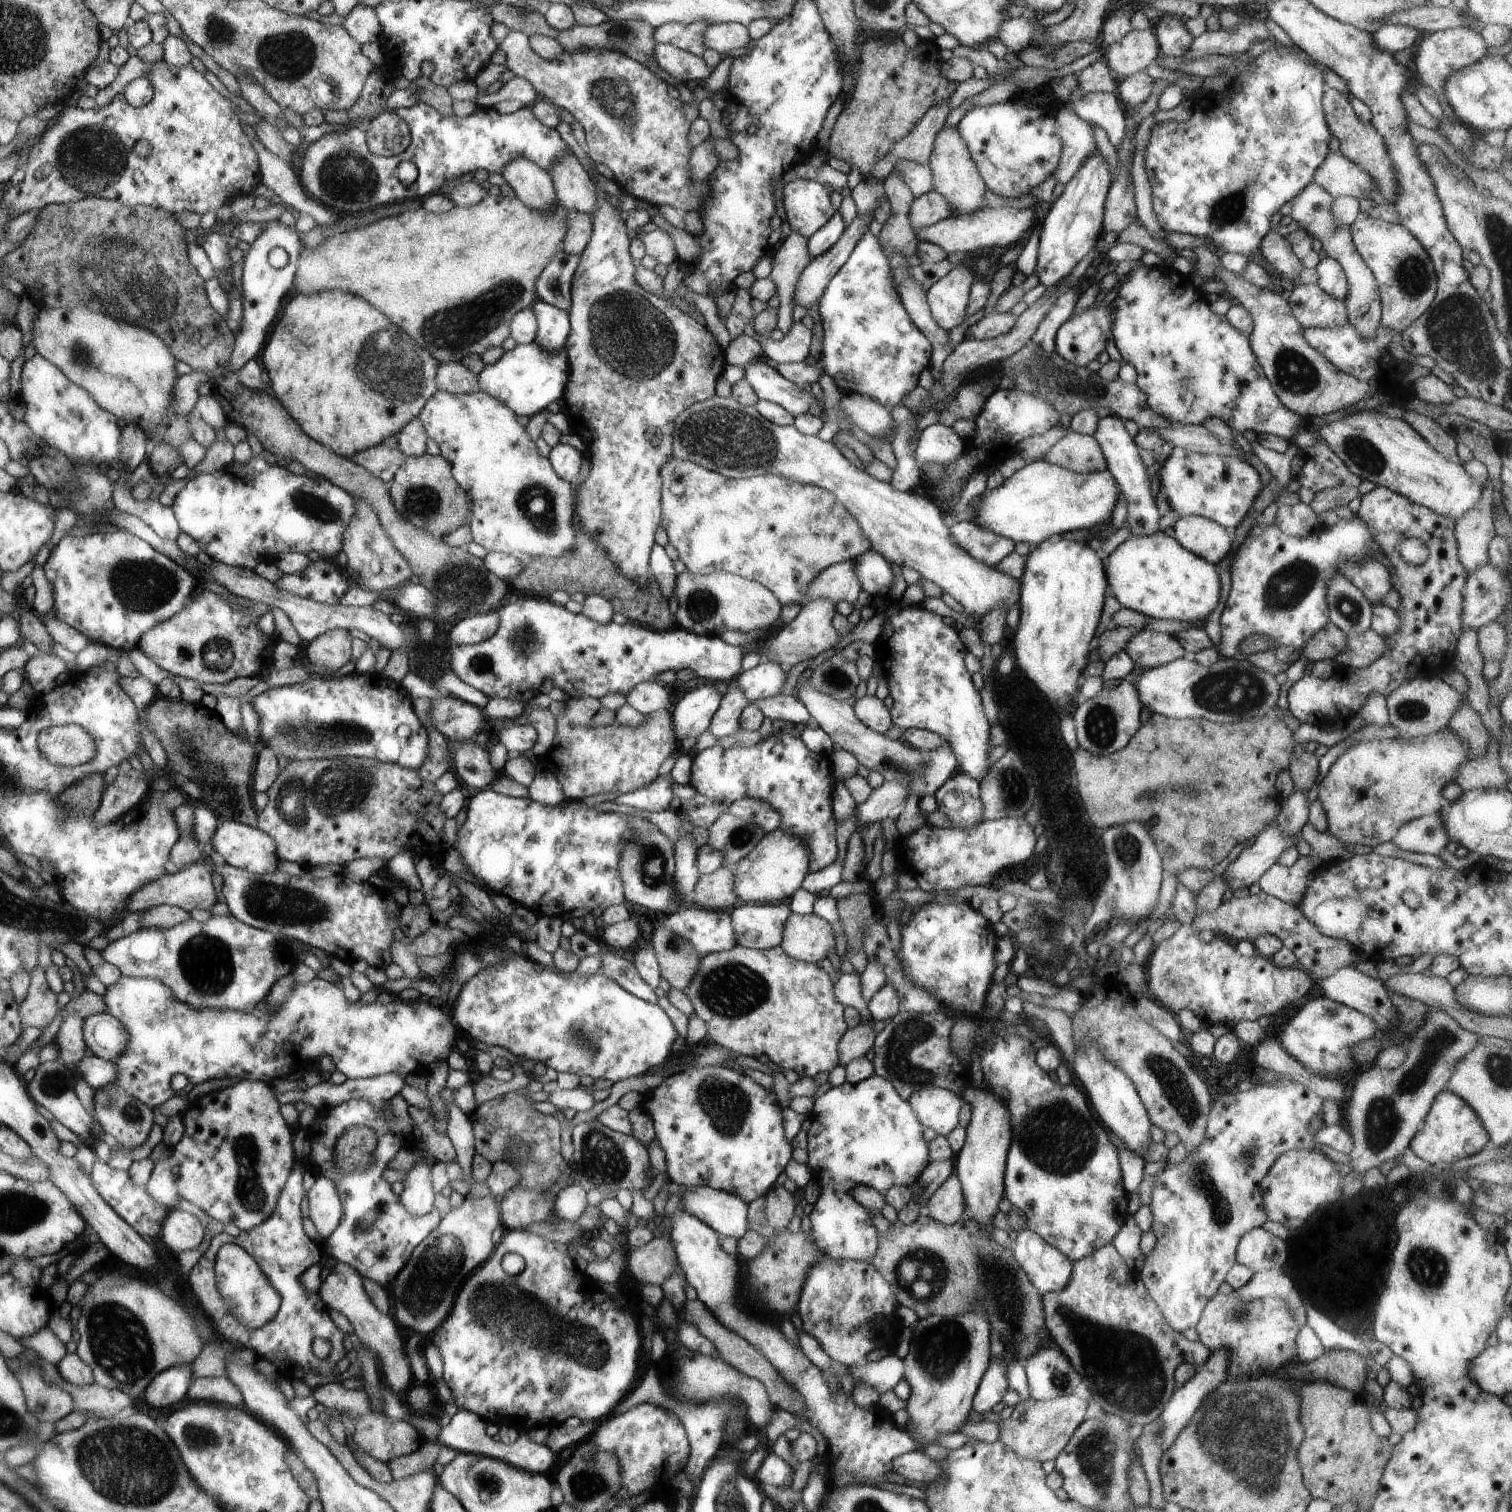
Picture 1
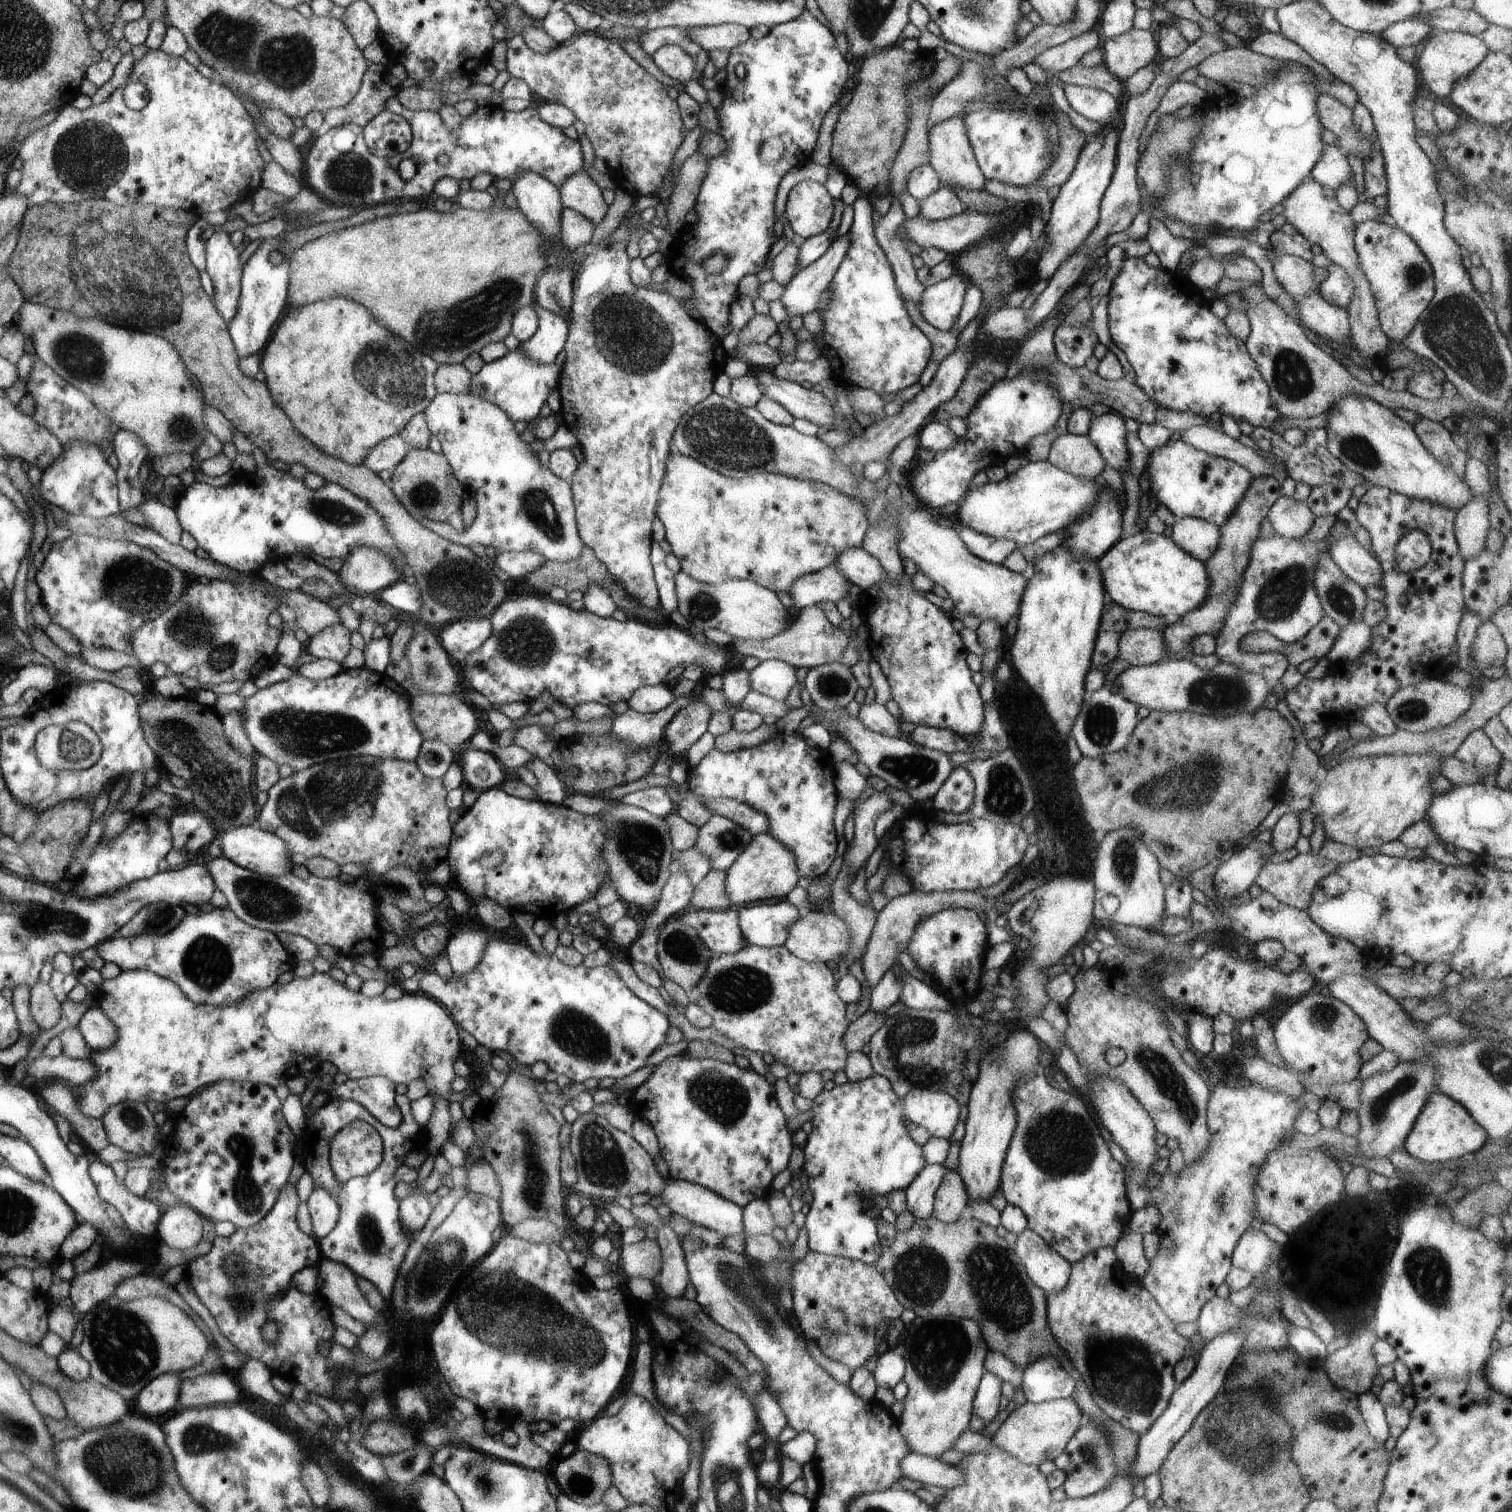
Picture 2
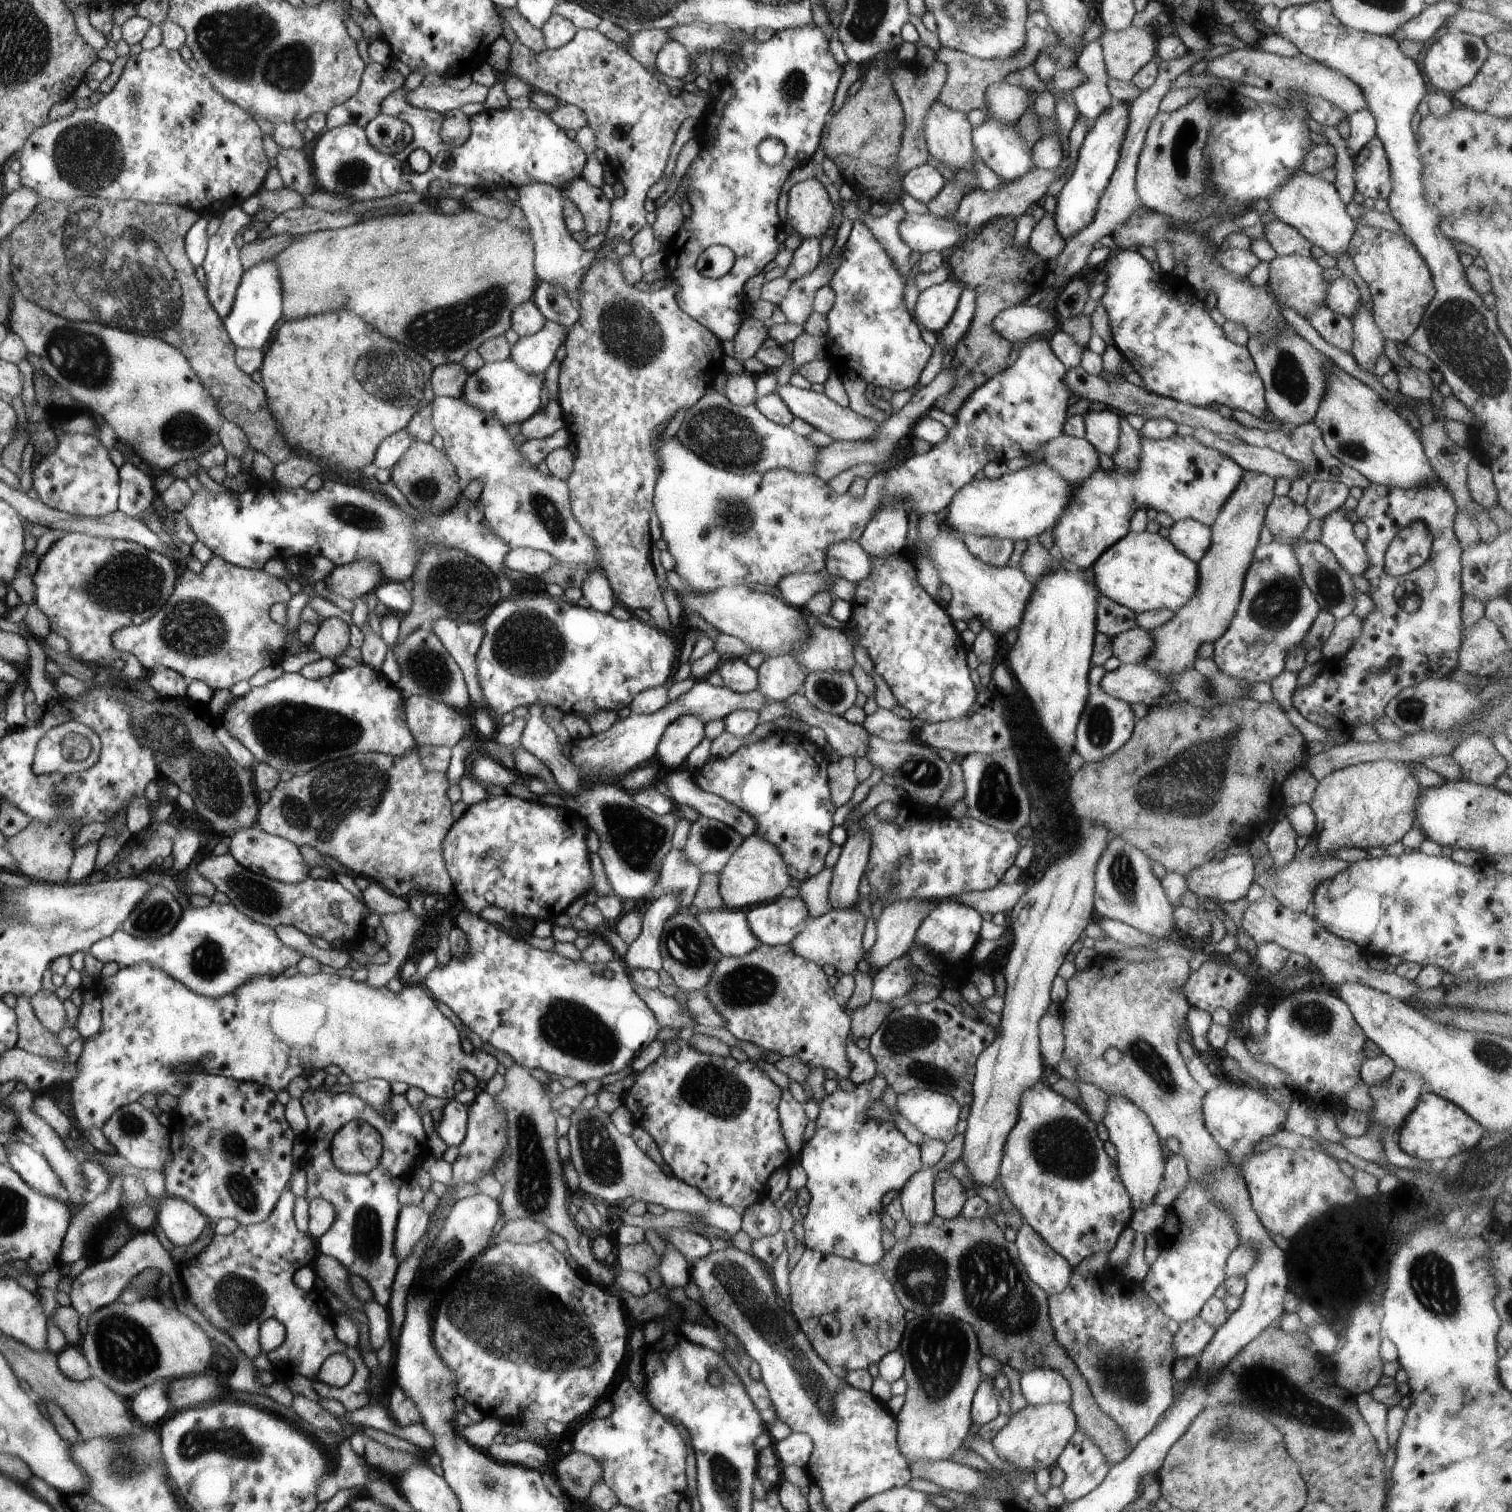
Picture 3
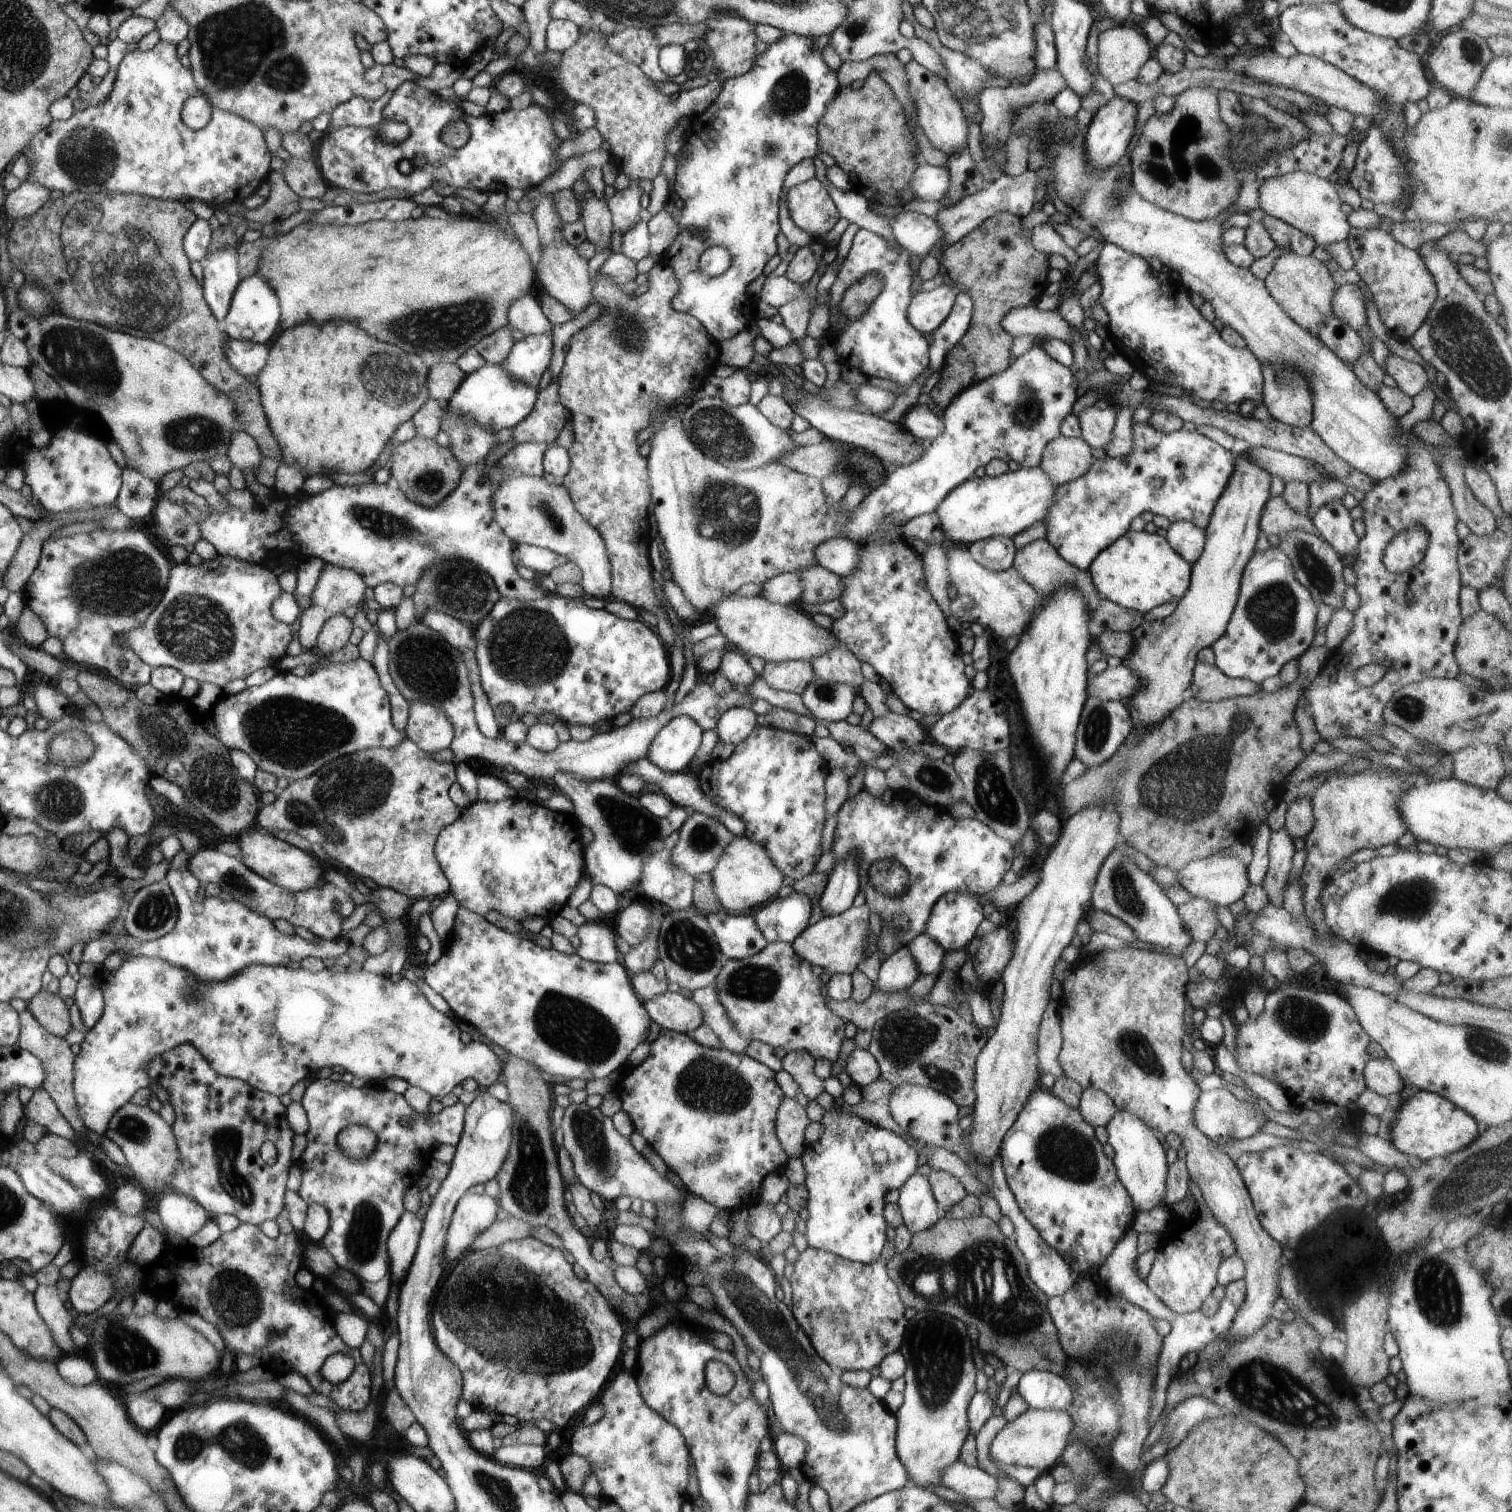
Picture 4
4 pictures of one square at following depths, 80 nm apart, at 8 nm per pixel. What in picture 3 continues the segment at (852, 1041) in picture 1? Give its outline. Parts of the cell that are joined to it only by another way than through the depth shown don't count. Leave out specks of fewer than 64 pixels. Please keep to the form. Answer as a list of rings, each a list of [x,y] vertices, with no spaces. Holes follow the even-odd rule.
[[[872,1000],[868,1006],[854,1010],[849,1015],[851,1019],[850,1037],[854,1044],[860,1038],[870,1039],[892,1010],[895,1010],[892,1002],[878,1002],[878,1000]]]

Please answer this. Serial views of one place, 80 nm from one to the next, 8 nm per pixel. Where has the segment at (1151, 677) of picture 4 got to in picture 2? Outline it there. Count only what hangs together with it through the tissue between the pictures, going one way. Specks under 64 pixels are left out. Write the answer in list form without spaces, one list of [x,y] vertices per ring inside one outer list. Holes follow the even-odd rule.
[[[1272,475],[1260,476],[1258,478],[1254,477],[1254,482],[1250,482],[1250,488],[1248,488],[1246,496],[1240,502],[1240,506],[1234,510],[1234,514],[1230,516],[1230,520],[1226,520],[1226,524],[1220,527],[1220,530],[1222,530],[1220,546],[1212,554],[1212,558],[1205,563],[1206,570],[1210,574],[1210,580],[1212,580],[1210,598],[1202,606],[1198,606],[1198,610],[1186,612],[1184,618],[1179,619],[1178,622],[1174,622],[1172,625],[1168,625],[1163,629],[1164,642],[1166,642],[1166,648],[1168,648],[1167,661],[1186,659],[1186,656],[1191,654],[1190,642],[1192,642],[1194,636],[1210,634],[1215,638],[1218,632],[1222,630],[1224,618],[1226,618],[1226,614],[1228,614],[1228,610],[1232,606],[1234,594],[1238,590],[1238,580],[1242,578],[1242,572],[1248,566],[1250,546],[1258,538],[1262,520],[1267,518],[1272,504],[1278,498],[1281,498],[1282,494],[1280,493],[1280,489],[1281,482],[1278,482]]]

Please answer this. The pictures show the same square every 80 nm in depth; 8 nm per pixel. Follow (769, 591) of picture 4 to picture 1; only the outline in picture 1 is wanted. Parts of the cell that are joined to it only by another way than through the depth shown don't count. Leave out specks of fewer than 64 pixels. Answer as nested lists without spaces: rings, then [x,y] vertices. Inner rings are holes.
[[[854,560],[838,563],[820,572],[820,576],[814,578],[812,584],[806,588],[806,596],[802,598],[802,605],[816,598],[828,598],[838,603],[840,601],[850,602],[852,606],[856,604],[862,584],[856,576]]]

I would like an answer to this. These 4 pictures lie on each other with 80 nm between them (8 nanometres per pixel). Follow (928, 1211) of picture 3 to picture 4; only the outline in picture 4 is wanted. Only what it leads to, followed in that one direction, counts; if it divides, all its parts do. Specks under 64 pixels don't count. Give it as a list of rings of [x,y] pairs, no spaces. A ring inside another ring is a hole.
[[[914,1173],[899,1188],[898,1206],[903,1216],[903,1225],[912,1235],[929,1229],[942,1216],[929,1178]]]

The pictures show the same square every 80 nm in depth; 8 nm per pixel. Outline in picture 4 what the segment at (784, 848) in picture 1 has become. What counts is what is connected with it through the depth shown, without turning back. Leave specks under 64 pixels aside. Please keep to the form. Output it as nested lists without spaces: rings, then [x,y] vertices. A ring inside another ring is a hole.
[[[736,837],[733,844],[726,849],[725,856],[718,862],[716,869],[709,873],[714,880],[714,894],[729,914],[747,914],[777,897],[783,887],[784,874],[774,866],[768,850],[750,838]]]

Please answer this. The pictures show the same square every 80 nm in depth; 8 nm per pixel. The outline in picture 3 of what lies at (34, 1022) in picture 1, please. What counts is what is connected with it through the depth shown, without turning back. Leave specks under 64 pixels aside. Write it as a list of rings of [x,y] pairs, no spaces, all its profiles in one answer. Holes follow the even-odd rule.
[[[40,988],[38,993],[30,998],[30,1003],[38,1021],[53,1035],[58,1035],[60,1030],[66,1027],[63,1002],[54,991]]]

